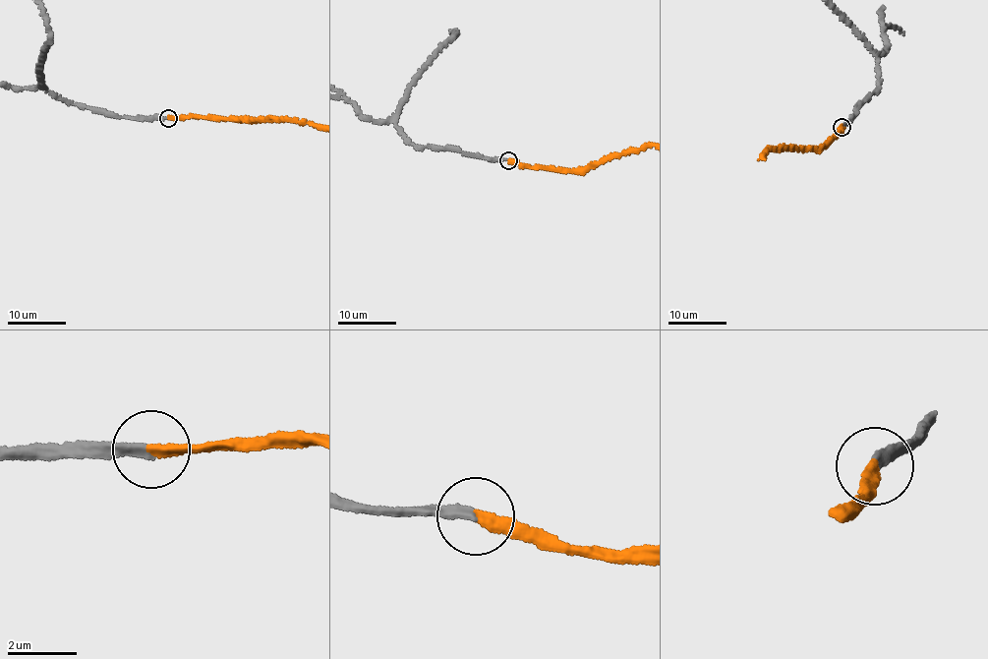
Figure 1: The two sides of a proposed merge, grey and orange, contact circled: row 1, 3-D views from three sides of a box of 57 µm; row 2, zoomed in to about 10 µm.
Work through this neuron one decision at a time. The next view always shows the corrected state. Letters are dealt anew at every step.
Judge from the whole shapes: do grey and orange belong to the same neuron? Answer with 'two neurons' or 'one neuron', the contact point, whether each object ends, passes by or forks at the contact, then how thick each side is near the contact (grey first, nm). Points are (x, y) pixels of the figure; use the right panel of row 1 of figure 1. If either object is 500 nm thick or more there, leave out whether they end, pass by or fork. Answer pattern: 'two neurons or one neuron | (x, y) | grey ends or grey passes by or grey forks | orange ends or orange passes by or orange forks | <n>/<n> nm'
one neuron | (842, 127) | grey ends | orange ends | 280/320 nm

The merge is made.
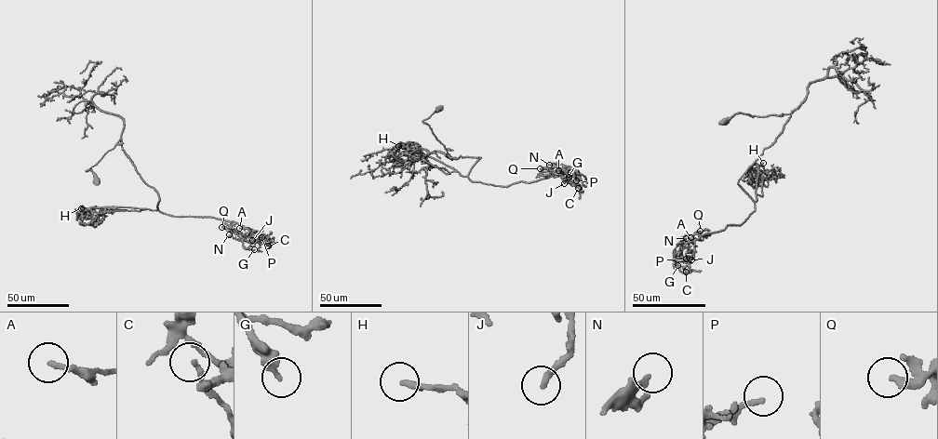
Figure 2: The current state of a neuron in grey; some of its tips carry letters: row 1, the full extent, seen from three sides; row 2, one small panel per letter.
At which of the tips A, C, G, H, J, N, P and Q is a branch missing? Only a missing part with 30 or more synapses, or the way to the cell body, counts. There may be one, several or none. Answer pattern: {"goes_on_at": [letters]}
{"goes_on_at": ["H", "N"]}

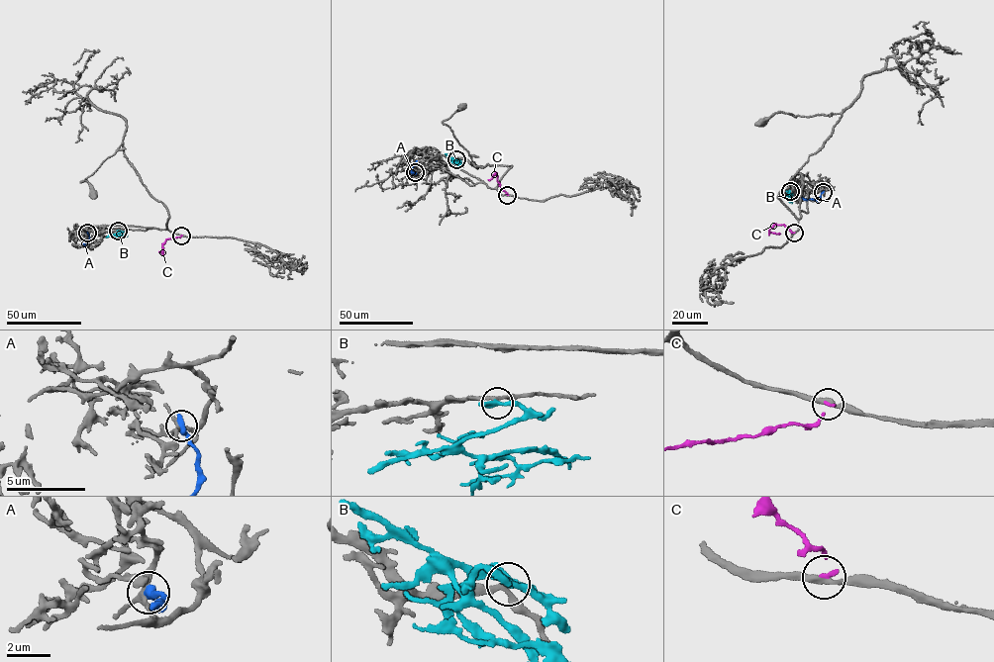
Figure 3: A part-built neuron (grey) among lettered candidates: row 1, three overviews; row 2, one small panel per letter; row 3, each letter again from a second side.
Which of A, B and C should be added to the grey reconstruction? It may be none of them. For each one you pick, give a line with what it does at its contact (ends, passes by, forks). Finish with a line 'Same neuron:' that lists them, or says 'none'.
B: it ends there
Same neuron: B

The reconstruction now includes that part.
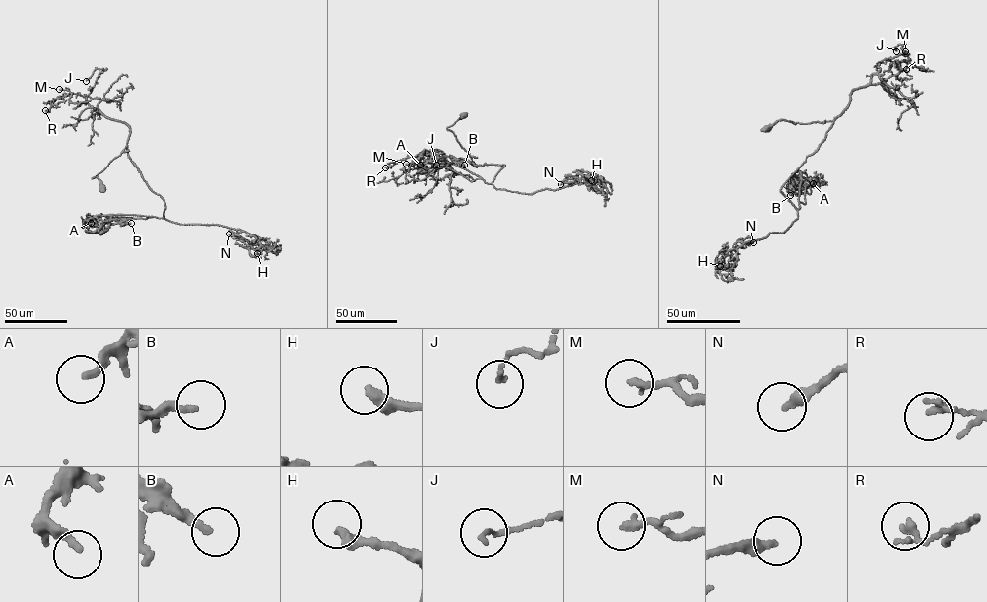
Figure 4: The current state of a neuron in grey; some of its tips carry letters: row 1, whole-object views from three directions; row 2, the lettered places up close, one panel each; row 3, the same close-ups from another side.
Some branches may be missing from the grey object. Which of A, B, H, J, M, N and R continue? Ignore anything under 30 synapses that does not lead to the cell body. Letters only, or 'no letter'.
no letter

